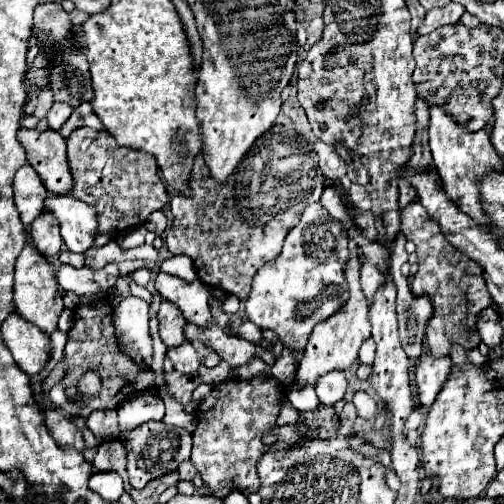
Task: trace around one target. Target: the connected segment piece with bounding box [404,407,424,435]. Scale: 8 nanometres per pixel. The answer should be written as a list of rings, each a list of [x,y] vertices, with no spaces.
[[[420,407],[415,408],[406,421],[404,434],[407,435],[410,430],[416,429],[421,426],[423,420],[424,414],[422,412],[422,409]]]

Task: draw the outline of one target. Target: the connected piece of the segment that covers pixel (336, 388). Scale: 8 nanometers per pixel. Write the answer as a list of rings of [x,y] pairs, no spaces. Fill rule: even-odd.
[[[328,372],[316,382],[316,394],[322,404],[336,404],[344,398],[346,392],[346,376],[344,372]]]

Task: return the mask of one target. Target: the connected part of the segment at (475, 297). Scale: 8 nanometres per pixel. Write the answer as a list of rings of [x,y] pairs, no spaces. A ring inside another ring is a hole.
[[[418,200],[402,210],[402,234],[406,236],[406,240],[412,240],[416,244],[420,266],[418,274],[410,282],[410,290],[414,296],[428,296],[434,308],[432,320],[428,320],[426,328],[430,352],[434,356],[446,356],[452,344],[462,344],[464,348],[480,344],[480,334],[476,332],[476,316],[480,314],[480,310],[492,304],[492,298],[478,264],[446,240],[436,220],[428,216],[426,208]]]

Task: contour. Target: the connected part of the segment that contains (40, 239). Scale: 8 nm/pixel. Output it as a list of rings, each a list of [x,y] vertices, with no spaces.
[[[42,212],[32,224],[30,224],[30,236],[34,246],[44,256],[54,256],[62,250],[62,236],[58,220],[52,216],[52,212]]]

